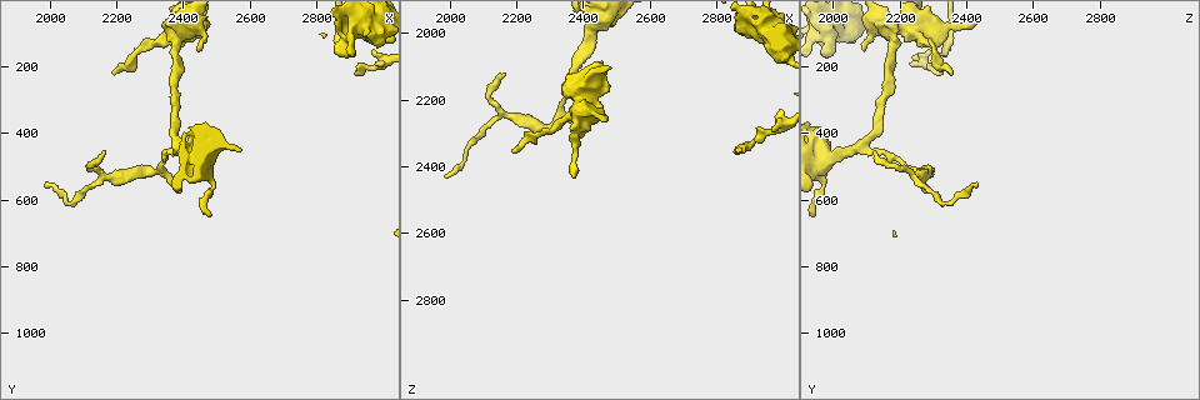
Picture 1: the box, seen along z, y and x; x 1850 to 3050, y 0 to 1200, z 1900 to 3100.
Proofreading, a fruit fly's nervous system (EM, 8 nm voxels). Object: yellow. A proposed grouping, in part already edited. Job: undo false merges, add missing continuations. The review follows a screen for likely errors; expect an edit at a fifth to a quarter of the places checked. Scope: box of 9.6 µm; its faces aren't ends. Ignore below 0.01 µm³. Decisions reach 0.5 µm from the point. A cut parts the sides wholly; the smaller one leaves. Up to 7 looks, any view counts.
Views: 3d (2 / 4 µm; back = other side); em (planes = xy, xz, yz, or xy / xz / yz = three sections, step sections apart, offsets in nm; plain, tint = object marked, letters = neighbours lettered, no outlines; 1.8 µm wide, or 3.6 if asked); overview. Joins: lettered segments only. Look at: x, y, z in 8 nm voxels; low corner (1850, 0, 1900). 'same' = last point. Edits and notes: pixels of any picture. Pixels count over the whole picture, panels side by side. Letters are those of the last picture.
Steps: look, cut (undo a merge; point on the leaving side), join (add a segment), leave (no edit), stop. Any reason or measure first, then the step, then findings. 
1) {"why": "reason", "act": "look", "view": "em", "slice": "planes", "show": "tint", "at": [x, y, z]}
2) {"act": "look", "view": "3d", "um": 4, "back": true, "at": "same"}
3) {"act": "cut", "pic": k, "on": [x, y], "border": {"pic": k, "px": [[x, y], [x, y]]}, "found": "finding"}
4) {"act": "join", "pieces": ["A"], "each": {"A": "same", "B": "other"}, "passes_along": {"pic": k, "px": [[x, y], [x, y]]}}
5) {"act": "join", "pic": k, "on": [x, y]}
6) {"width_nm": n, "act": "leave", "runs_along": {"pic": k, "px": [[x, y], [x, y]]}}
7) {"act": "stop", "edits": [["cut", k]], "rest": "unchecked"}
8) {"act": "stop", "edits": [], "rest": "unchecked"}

{"why": "thick turns thin", "act": "look", "view": "3d", "um": 4, "back": true, "at": [2420, 90, 2200]}

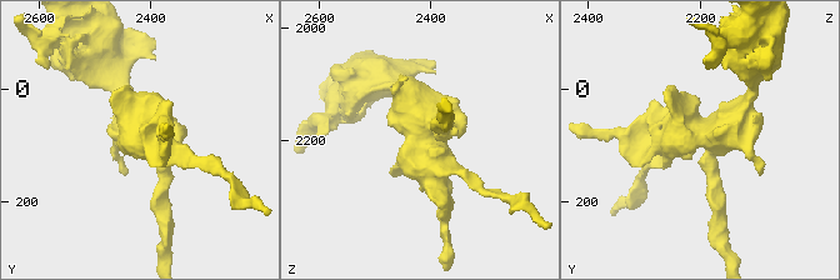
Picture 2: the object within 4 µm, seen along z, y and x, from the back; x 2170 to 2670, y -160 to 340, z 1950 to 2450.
{"why": "now the EM", "act": "look", "view": "em", "slice": "yz", "step": 16, "show": "tint", "at": [2420, 85, 2195]}

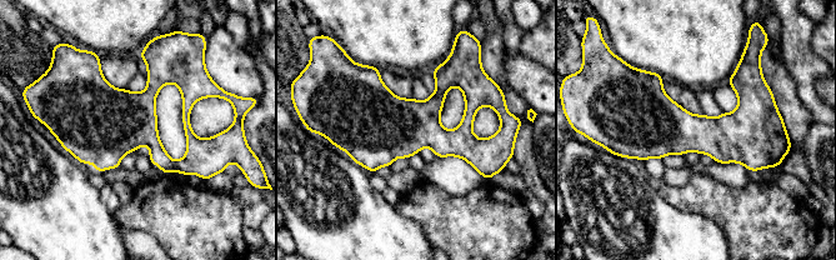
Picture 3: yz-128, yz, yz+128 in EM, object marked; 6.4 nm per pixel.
{"act": "look", "view": "em", "slice": "planes", "show": "letters", "at": "same"}

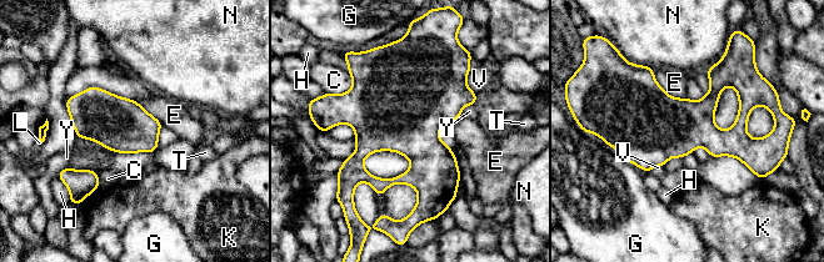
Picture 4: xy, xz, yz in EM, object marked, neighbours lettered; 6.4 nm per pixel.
{"longest_contact_nm": ["E", 300], "act": "leave", "each": {"C": "other", "E": "other", "G": "other", "H": "other", "K": "other", "L": "other", "N": "other", "T": "other", "V": "other", "Y": "other"}, "border": {"pic": 4, "px": [[652, 67], [667, 92], [685, 97]]}, "found": "one neuron here"}

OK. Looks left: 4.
{"why": "abrupt turn", "act": "look", "view": "em", "slice": "planes", "show": "tint", "at": [2940, 90, 1990]}

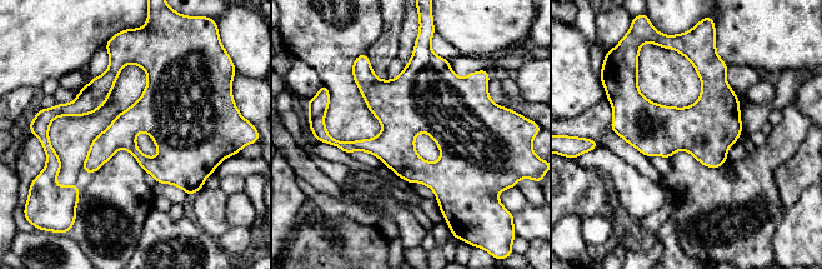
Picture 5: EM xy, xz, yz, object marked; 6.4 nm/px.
{"why": "see the neighbours", "act": "look", "view": "em", "slice": "planes", "show": "letters", "at": "same"}

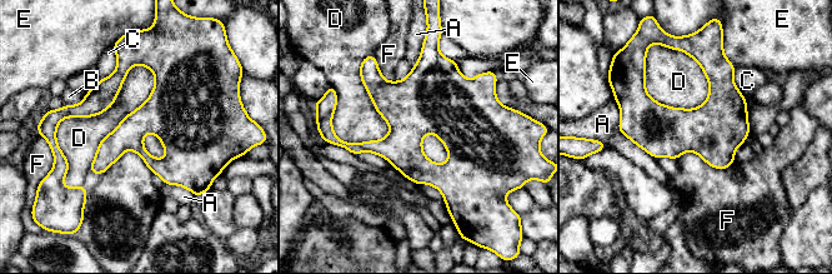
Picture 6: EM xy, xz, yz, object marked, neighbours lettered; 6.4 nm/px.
{"act": "leave", "each": {"A": "other", "B": "other", "C": "other", "D": "other", "E": "other", "F": "other"}, "found": "all the same neuron"}

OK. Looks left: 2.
{"why": "branch stops here", "act": "look", "view": "em", "slice": "planes", "show": "letters", "at": [2170, 460, 2120]}

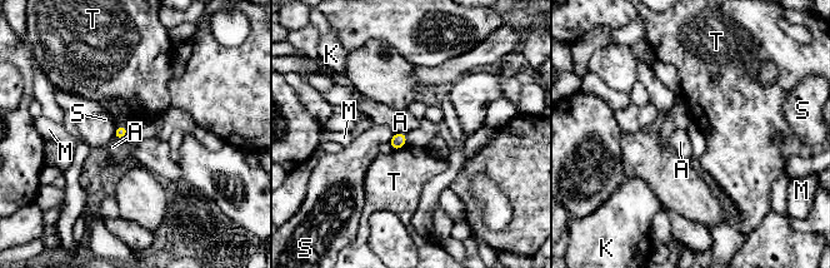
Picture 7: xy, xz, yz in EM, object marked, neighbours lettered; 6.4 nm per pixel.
{"longest_contact_nm": ["T", 100], "act": "leave", "each": {"A": "other", "K": "other", "M": "other", "S": "other", "T": "other"}, "border": {"pic": 7, "px": [[125, 135], [113, 138]]}, "found": "no lettered segment goes on from it"}

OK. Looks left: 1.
{"act": "stop", "edits": [], "rest": "unchecked"}

